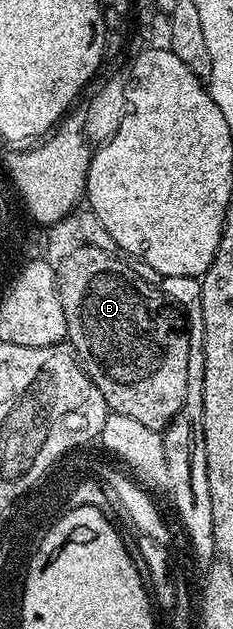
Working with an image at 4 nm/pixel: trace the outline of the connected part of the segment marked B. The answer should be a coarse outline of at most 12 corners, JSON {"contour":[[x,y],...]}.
{"contour":[[80,245],[58,295],[112,414],[164,432],[187,324],[114,253]]}

